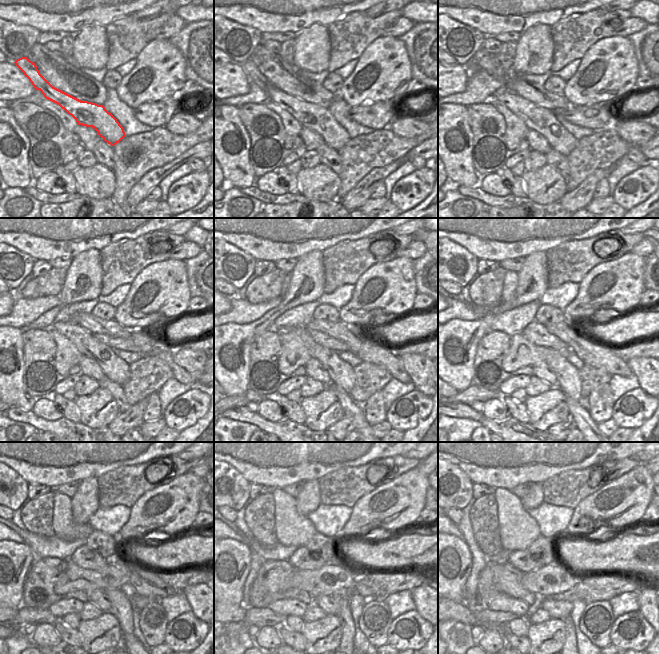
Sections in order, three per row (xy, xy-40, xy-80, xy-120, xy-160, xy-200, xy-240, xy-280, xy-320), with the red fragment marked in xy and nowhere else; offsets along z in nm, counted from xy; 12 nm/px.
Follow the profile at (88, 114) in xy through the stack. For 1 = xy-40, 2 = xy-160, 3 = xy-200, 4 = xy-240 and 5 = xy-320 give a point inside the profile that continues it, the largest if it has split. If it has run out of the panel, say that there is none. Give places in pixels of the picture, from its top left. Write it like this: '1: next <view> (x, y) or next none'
1: next xy-40 (319, 119)
2: next xy-160 (342, 374)
3: next xy-200 (568, 377)
4: next xy-240 (121, 608)
5: next xy-320 (570, 645)

